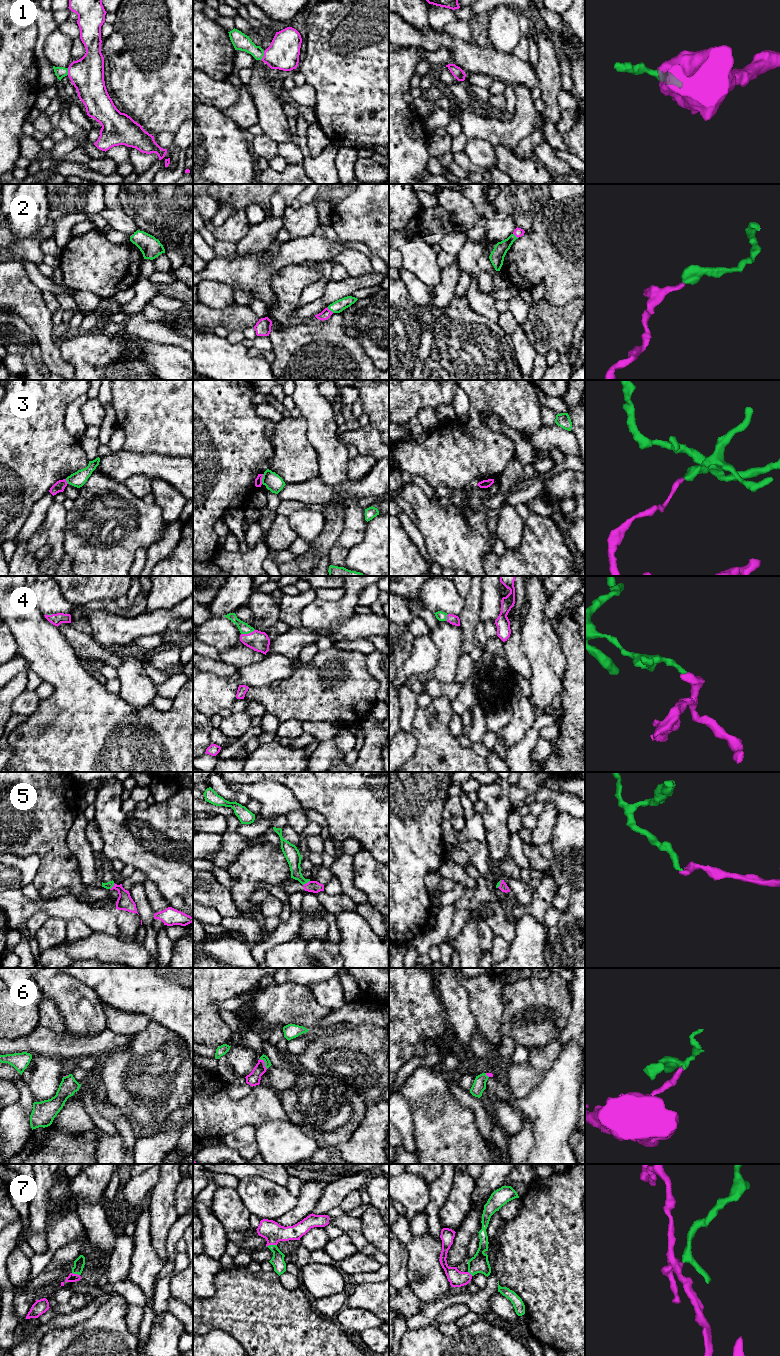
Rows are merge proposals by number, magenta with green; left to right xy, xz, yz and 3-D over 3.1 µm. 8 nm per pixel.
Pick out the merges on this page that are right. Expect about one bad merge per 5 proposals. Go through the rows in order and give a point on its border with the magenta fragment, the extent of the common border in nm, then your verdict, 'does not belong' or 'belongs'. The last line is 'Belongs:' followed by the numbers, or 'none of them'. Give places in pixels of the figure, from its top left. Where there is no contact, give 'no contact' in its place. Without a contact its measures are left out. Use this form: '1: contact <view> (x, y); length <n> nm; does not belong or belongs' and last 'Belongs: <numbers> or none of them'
1: contact xz (264, 55); length 80 nm; belongs
2: contact xz (329, 310); length 70 nm; belongs
3: contact xz (261, 479); length 80 nm; does not belong
4: contact xz (247, 634); length 120 nm; belongs
5: contact xz (306, 883); length 70 nm; belongs
6: contact xz (264, 1063); length 110 nm; belongs
7: contact xz (271, 1244); length 90 nm; belongs
Belongs: 1, 2, 4, 5, 6, 7

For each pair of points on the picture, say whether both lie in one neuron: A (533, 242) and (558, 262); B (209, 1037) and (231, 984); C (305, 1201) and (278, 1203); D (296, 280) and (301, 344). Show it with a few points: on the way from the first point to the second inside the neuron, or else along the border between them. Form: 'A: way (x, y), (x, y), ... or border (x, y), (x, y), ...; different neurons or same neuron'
A: way (539, 248), (545, 254), (552, 256); same neuron
B: way (207, 1023), (207, 1003), (217, 993); same neuron
C: border (298, 1197), (298, 1202), (279, 1217); different neurons
D: way (288, 296), (288, 328); same neuron

